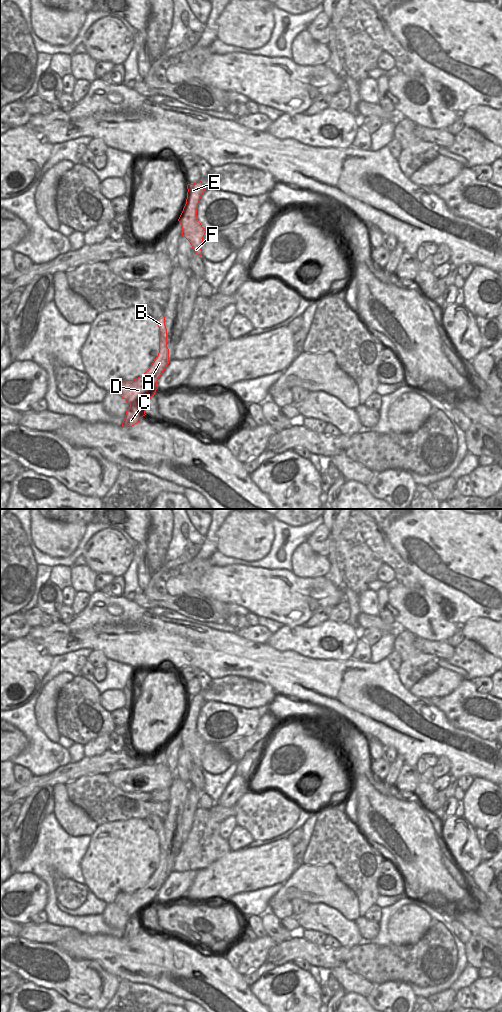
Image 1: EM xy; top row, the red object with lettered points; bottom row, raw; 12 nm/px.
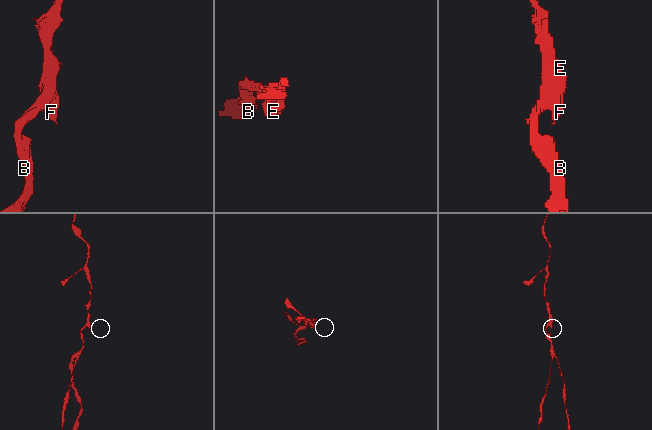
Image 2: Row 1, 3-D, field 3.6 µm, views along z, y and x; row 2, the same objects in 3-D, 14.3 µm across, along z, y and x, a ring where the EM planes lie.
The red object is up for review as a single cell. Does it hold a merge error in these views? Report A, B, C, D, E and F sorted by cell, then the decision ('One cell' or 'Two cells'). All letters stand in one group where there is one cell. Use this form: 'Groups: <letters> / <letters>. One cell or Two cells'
Groups: A B D E F / C. Two cells.

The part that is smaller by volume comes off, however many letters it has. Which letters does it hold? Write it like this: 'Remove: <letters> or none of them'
Remove: C

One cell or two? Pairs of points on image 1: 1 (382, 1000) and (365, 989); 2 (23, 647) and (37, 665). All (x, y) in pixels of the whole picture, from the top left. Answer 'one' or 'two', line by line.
1: two
2: one

